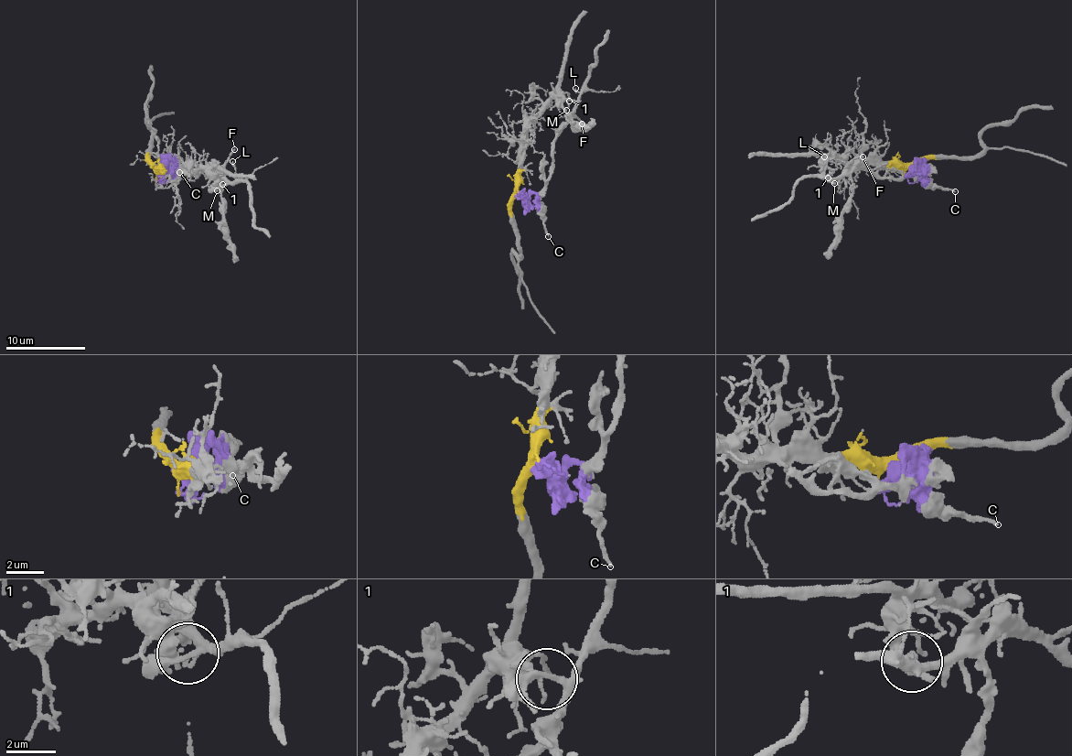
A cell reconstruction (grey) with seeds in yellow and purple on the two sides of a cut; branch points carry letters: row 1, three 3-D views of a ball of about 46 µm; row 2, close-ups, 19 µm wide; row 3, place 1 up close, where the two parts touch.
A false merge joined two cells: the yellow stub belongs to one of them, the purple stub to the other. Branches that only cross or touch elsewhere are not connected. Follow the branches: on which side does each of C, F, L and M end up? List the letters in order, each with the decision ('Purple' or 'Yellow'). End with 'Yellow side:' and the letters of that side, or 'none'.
C: Purple
F: Purple
L: Purple
M: Purple
Yellow side: none

